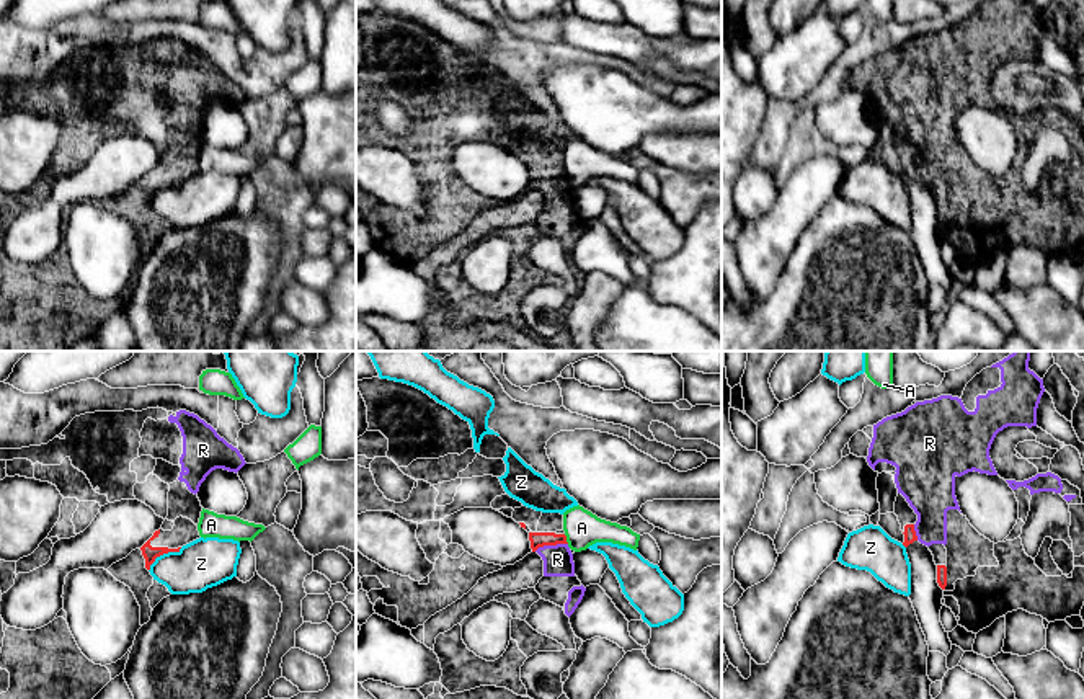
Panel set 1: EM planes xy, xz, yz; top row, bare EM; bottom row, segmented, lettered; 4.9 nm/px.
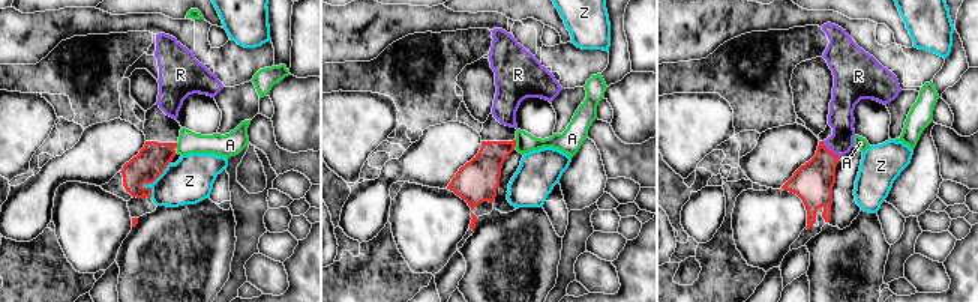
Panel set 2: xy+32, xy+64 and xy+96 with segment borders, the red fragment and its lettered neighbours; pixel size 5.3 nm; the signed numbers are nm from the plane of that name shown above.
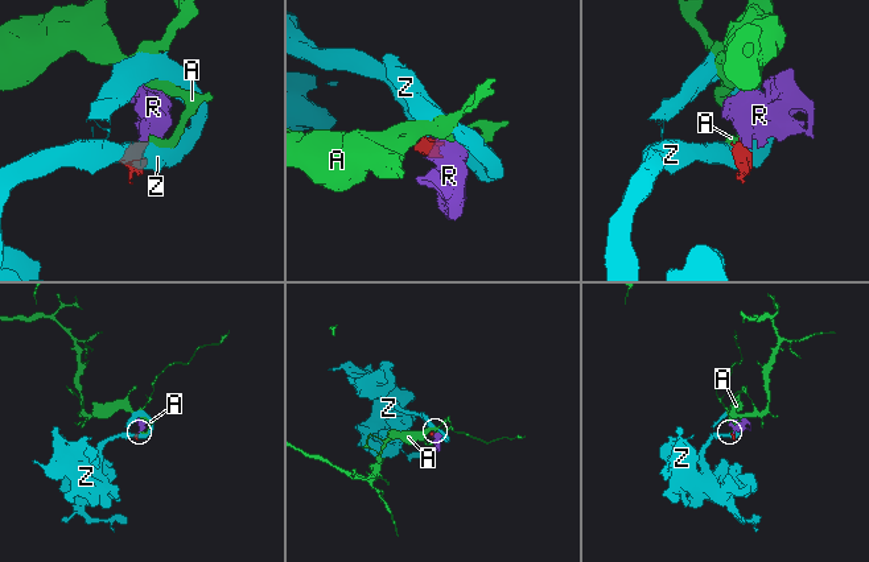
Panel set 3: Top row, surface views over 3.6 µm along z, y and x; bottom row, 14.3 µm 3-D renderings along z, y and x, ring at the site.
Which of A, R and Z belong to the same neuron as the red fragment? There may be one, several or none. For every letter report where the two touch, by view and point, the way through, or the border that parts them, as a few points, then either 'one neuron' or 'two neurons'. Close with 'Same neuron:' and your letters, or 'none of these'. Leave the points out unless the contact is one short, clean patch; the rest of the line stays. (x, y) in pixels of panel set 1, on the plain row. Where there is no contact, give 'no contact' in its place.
A: contact xz (565, 173); border xz (564, 169), (568, 177); two neurons
R: contact xz (550, 178); one neuron
Z: contact xy (162, 188); border xy (182, 182), (160, 188), (149, 204); two neurons
Same neuron: R

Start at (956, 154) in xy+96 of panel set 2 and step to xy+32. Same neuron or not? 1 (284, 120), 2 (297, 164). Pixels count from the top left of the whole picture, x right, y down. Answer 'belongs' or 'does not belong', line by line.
1: does not belong
2: belongs

